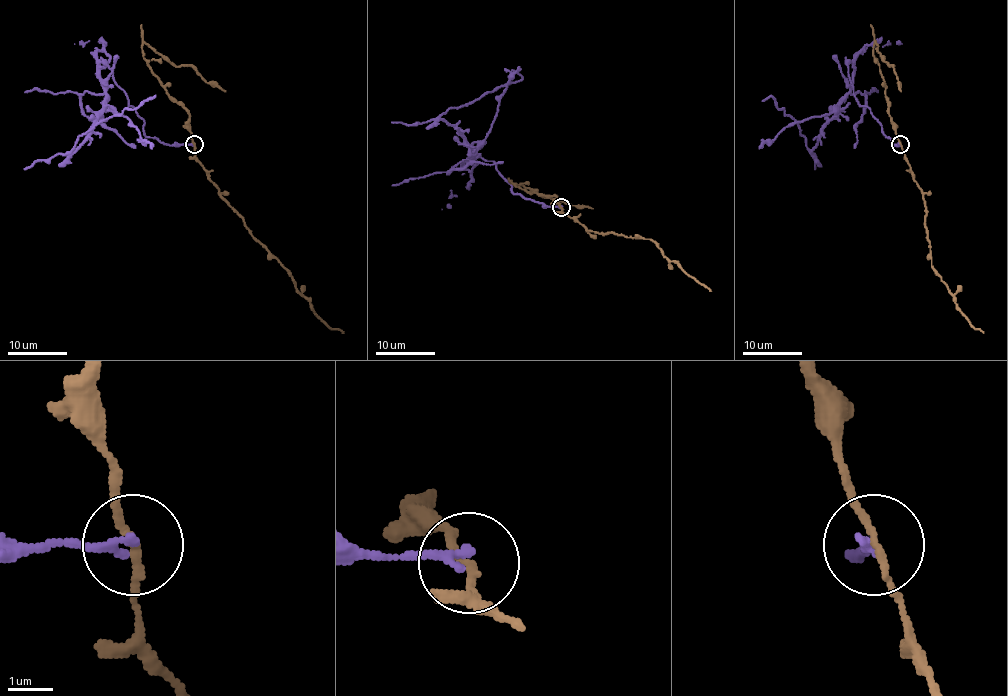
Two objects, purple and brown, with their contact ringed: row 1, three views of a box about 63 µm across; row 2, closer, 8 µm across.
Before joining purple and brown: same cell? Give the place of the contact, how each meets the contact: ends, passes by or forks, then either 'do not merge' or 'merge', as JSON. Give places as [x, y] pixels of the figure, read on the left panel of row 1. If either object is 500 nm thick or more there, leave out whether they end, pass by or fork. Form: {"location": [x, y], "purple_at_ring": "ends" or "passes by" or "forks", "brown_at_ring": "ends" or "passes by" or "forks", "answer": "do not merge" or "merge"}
{"location": [194, 144], "purple_at_ring": "ends", "brown_at_ring": "passes by", "answer": "do not merge"}

